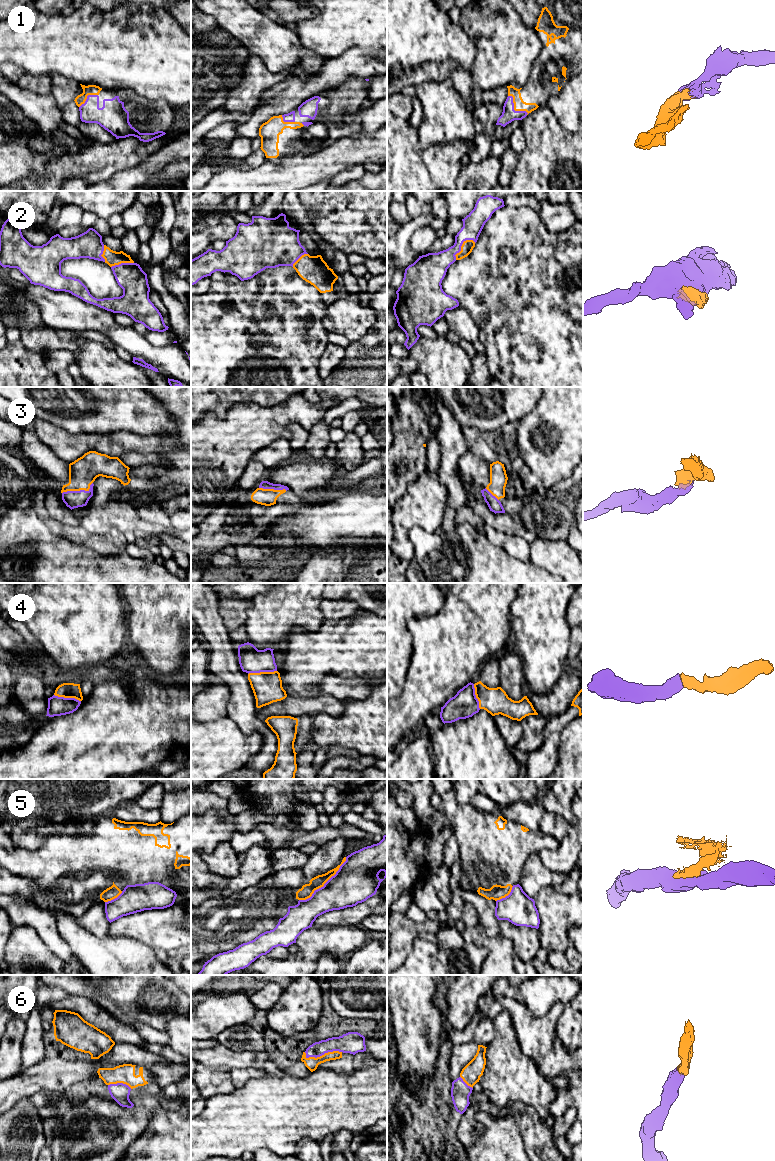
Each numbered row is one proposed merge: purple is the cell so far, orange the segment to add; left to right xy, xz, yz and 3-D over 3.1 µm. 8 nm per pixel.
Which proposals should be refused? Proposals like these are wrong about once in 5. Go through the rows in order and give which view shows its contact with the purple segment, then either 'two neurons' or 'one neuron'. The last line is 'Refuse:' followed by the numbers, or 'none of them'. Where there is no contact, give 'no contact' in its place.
1: contact in yz; one neuron
2: contact in yz; one neuron
3: contact in xy; one neuron
4: contact in xz; one neuron
5: contact in xz; one neuron
6: contact in xz; one neuron
Refuse: none of them

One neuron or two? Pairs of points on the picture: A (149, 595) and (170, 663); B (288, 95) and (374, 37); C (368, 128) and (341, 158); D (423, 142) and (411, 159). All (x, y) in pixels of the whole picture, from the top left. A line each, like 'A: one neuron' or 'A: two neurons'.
A: one neuron
B: two neurons
C: two neurons
D: two neurons

